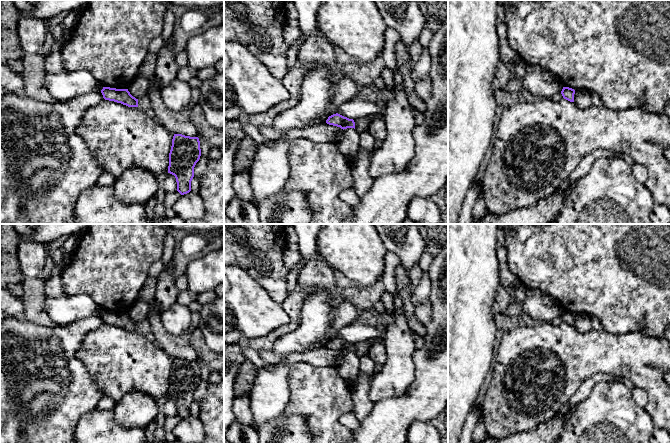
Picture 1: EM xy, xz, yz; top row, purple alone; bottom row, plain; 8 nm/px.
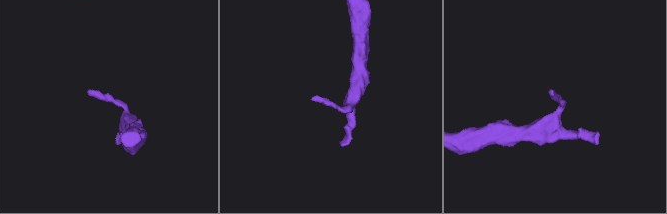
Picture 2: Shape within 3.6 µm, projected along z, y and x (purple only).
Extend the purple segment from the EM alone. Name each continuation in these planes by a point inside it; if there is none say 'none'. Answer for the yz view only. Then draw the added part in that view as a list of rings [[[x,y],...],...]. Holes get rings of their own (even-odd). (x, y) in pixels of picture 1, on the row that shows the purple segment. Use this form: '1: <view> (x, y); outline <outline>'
none

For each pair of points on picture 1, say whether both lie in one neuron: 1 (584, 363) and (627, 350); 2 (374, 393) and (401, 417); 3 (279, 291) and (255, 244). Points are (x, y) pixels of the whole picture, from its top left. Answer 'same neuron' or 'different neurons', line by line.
1: same neuron
2: different neurons
3: same neuron

